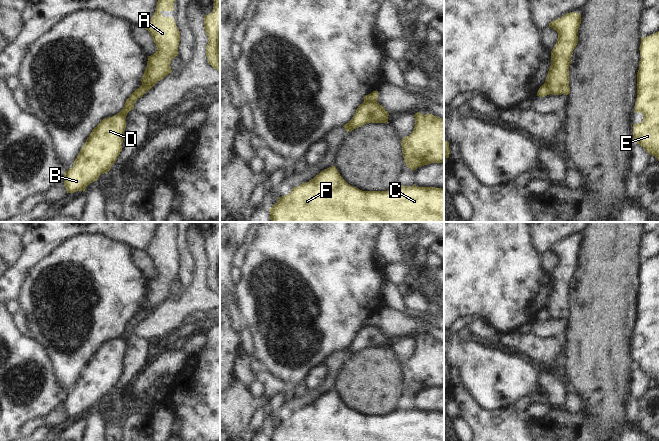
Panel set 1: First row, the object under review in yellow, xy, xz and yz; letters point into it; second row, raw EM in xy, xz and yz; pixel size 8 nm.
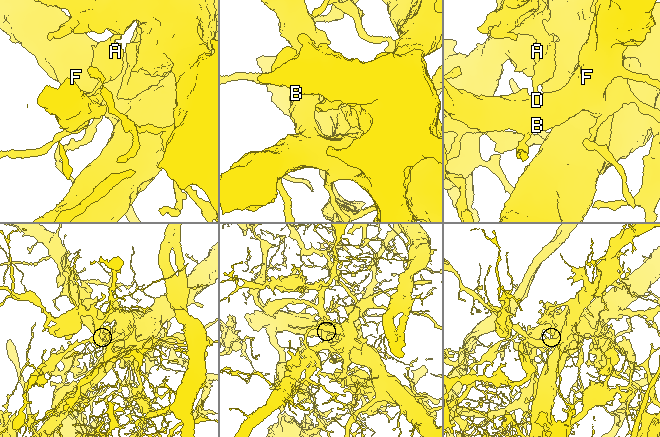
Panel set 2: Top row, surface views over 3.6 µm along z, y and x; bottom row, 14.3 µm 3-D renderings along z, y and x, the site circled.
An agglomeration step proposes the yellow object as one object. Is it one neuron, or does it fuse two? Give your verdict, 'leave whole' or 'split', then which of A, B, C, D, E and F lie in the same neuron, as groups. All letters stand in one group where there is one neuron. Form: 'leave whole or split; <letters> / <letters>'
split; A / B C D E F

